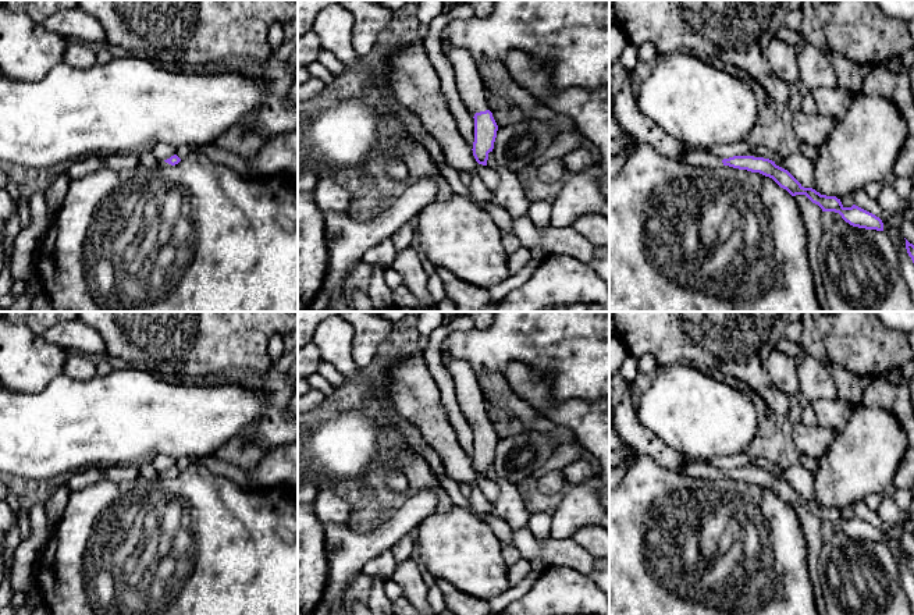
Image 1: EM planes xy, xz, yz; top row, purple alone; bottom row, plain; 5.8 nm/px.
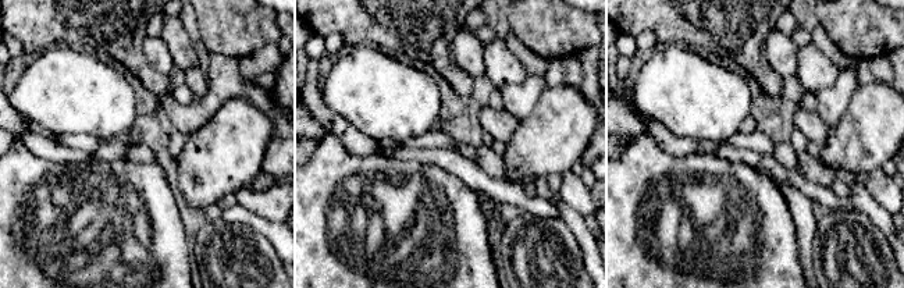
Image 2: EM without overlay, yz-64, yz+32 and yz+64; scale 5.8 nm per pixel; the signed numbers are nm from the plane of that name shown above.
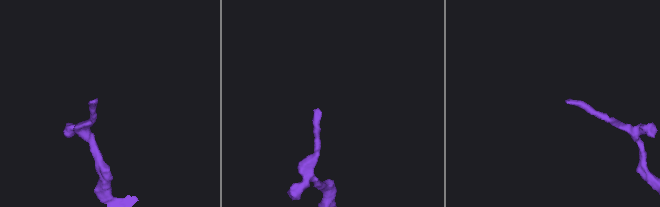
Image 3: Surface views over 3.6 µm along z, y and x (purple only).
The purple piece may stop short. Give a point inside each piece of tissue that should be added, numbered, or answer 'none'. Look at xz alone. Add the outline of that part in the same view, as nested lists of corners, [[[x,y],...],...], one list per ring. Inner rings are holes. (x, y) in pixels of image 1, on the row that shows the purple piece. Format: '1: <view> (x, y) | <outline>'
1: xz (469, 82) | [[[442,46],[444,53],[455,71],[456,88],[470,113],[488,110],[488,90],[466,49]]]

